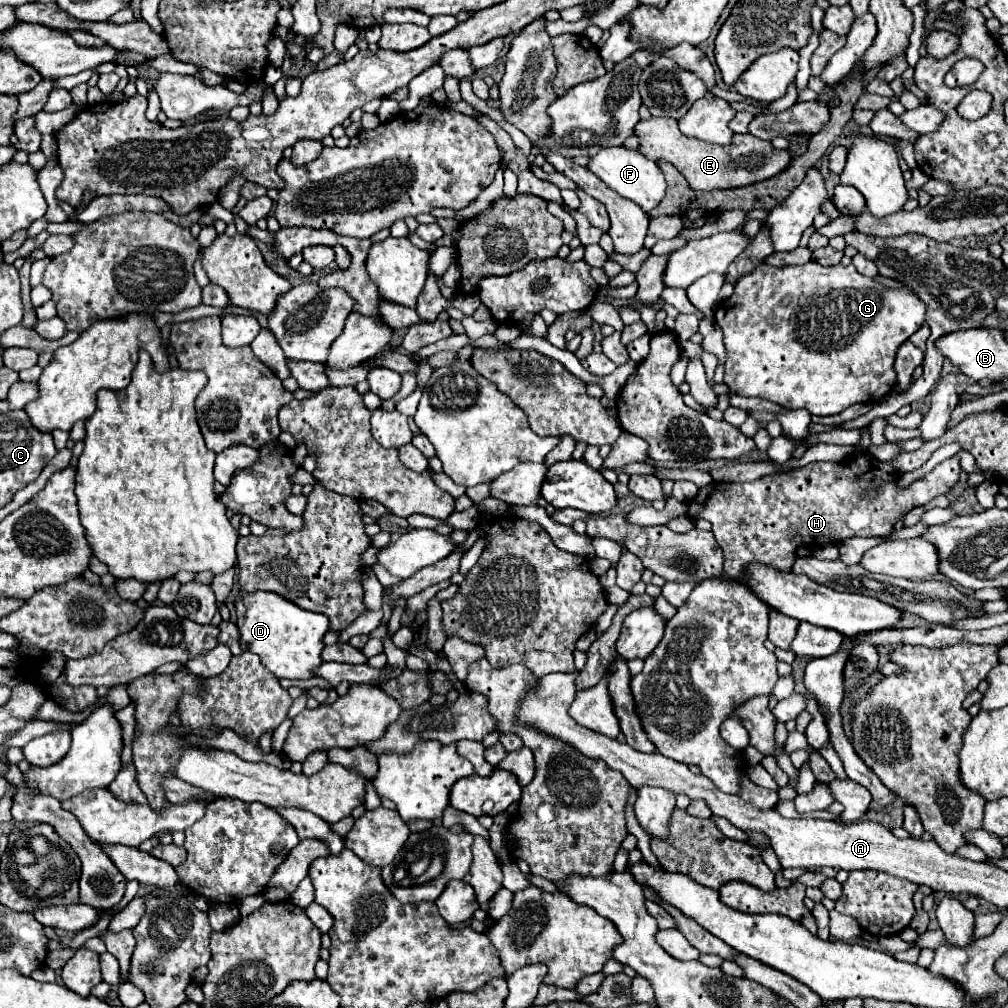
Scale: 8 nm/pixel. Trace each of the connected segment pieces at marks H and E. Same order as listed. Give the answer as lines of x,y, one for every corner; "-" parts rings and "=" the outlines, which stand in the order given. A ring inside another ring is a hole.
854,455
842,463
818,461
802,469
794,469
790,473
766,475
752,483
714,483
708,487
708,491
706,487
702,487
698,489
698,495
692,501
688,501
686,515
694,521
706,519
712,523
714,537
724,549
724,557
726,557
724,571
728,577
732,575
736,579
736,575
744,575
744,567
748,567
748,563
764,563
768,567
776,567
778,571
790,571
796,561
796,549
802,545
820,547
828,543
840,543
850,537
888,535
894,529
902,511
918,505
926,505
936,495
948,493
948,489
958,481
958,477
960,477
960,461
954,455
942,461
940,465
936,465
934,471
912,483
908,489
898,491
894,485
898,473
892,471
890,465
874,459
872,455
-
872,487
878,487
880,495
872,501
860,499
860,493
=
652,117
648,121
640,121
636,125
636,135
640,137
640,151
652,159
670,161
690,183
692,189
698,191
712,191
712,189
734,189
746,187
764,179
770,179
784,171
792,157
784,149
774,149
770,141
762,141
754,135
740,135
732,137
730,145
710,145
698,139
690,139
680,133
678,123
668,117

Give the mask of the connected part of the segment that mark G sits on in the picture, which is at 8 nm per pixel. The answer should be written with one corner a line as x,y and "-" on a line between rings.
808,261
804,265
790,265
790,267
772,267
766,263
760,263
754,271
746,273
744,277
738,279
734,287
734,295
726,301
720,301
716,313
714,313
716,323
724,331
724,345
726,345
726,365
724,365
724,383
742,397
760,397
772,403
778,403
786,409
806,409
810,415
838,415
850,405
856,403
878,403
886,395
890,395
896,387
896,371
894,371
894,357
898,347
914,335
920,325
926,321
926,305
922,299
916,297
914,291
910,291
904,283
890,279
890,277
874,277
868,279
860,275
854,265
842,267
822,267
816,261

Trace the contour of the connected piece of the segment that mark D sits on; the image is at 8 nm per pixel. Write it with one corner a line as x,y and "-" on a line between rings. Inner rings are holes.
268,591
240,593
236,599
236,615
240,629
240,645
244,651
256,653
264,667
276,679
312,679
316,669
324,663
320,653
326,647
324,635
328,633
328,617
322,613
312,613
288,603
284,597

